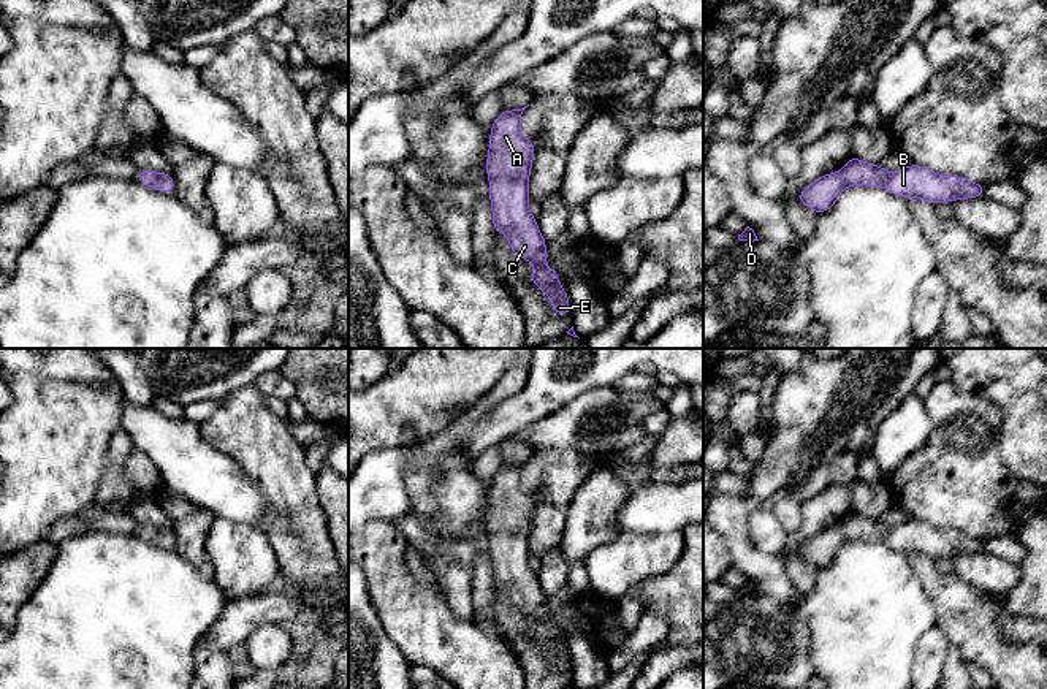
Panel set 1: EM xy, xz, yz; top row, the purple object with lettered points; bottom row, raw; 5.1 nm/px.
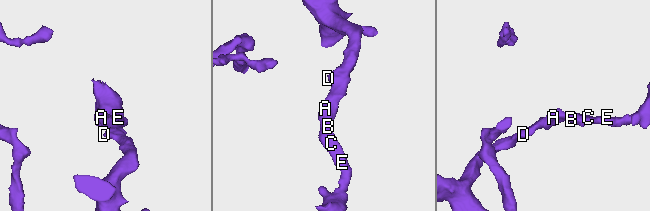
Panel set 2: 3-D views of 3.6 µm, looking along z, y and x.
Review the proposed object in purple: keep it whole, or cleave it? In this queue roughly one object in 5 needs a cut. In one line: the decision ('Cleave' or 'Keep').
Keep

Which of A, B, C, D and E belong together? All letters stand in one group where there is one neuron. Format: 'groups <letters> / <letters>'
groups A B C D E

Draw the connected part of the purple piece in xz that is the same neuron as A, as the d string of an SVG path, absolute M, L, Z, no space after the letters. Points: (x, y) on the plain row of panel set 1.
M526 463L504 464L489 485L486 532L489 534L493 586L504 588L508 592L508 602L516 611L534 618L534 627L529 634L539 645L546 648L546 653L553 657L553 667L572 672L567 645L559 640L558 626L546 621L546 594L540 588L537 573L531 569L527 559L535 497L521 489L521 469Z

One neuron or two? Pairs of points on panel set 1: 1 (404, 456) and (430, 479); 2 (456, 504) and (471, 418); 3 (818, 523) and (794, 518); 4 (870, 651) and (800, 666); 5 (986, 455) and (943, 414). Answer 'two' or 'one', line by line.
1: two
2: one
3: two
4: two
5: one

